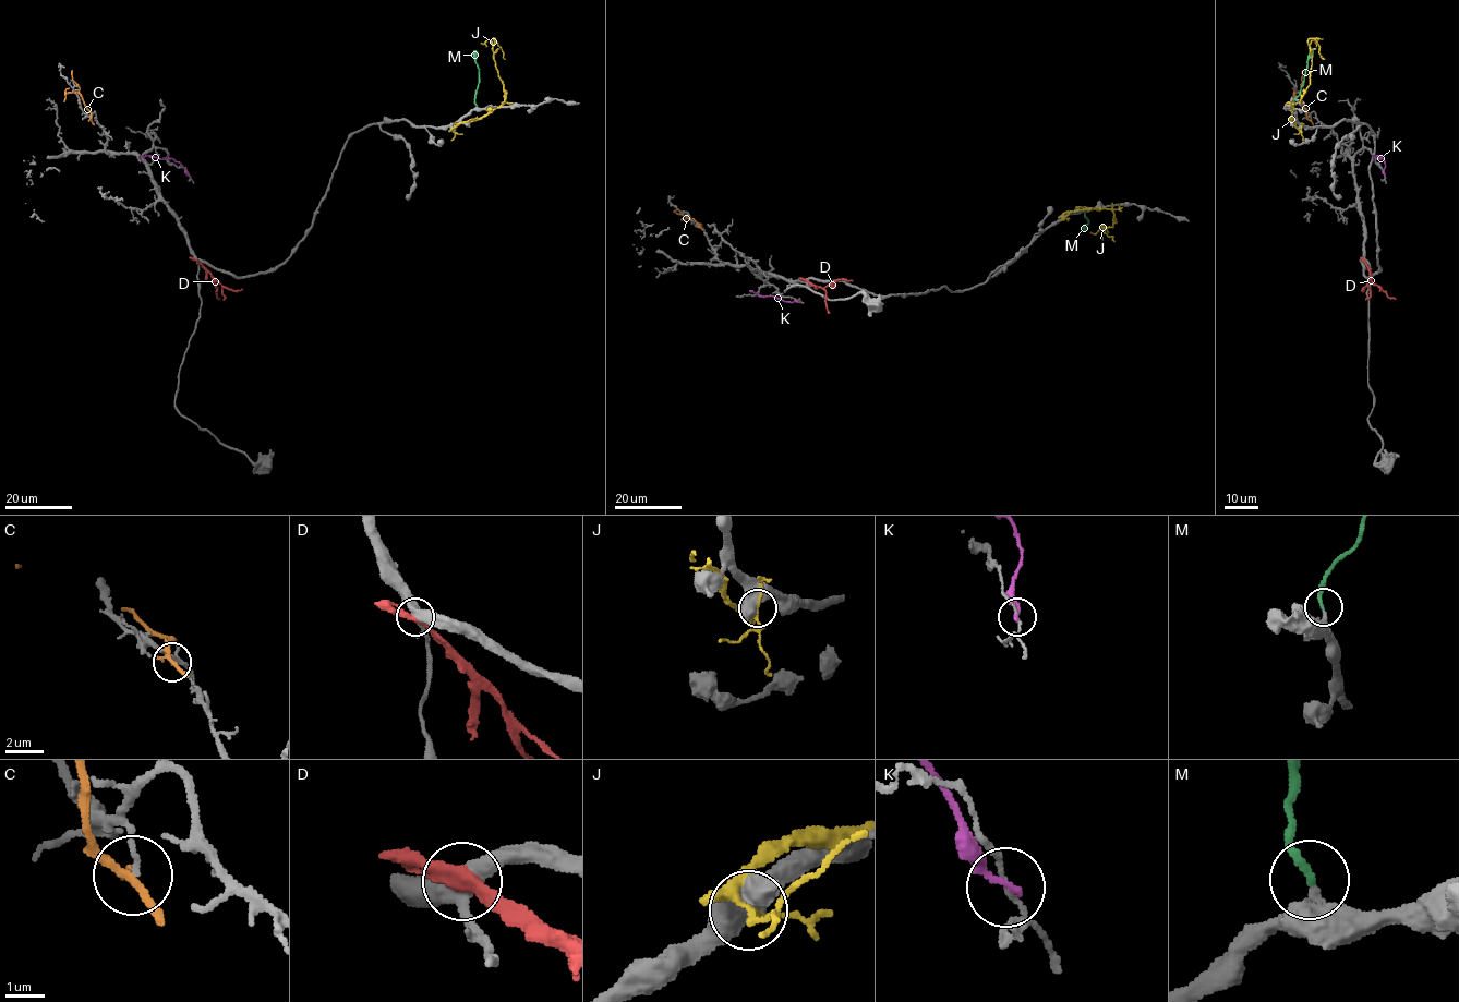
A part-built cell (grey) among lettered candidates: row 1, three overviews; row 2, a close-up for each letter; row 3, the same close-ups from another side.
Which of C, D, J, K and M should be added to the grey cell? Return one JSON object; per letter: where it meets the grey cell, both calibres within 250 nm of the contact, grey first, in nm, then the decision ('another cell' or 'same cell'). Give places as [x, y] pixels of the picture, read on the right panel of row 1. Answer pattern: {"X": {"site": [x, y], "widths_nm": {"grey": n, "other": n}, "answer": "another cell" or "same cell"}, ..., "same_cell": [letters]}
{"C": {"site": [1311, 120], "widths_nm": {"grey": 120, "other": 240}, "answer": "another cell"}, "D": {"site": [1363, 260], "widths_nm": {"grey": 400, "other": 340}, "answer": "another cell"}, "J": {"site": [1301, 129], "widths_nm": {"grey": 900, "other": 110}, "answer": "another cell"}, "K": {"site": [1384, 176], "widths_nm": {"grey": 110, "other": 200}, "answer": "another cell"}, "M": {"site": [1293, 106], "widths_nm": {"grey": 460, "other": 200}, "answer": "same cell"}, "same_cell": ["M"]}

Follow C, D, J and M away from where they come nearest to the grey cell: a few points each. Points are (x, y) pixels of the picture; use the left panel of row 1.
C: (91, 121), (91, 112), (73, 80), (72, 70)
D: (196, 260), (228, 288), (243, 289)
J: (453, 129), (463, 121), (481, 119), (504, 103), (506, 91), (494, 59), (495, 38), (505, 59)
M: (477, 106), (479, 71), (474, 50)

